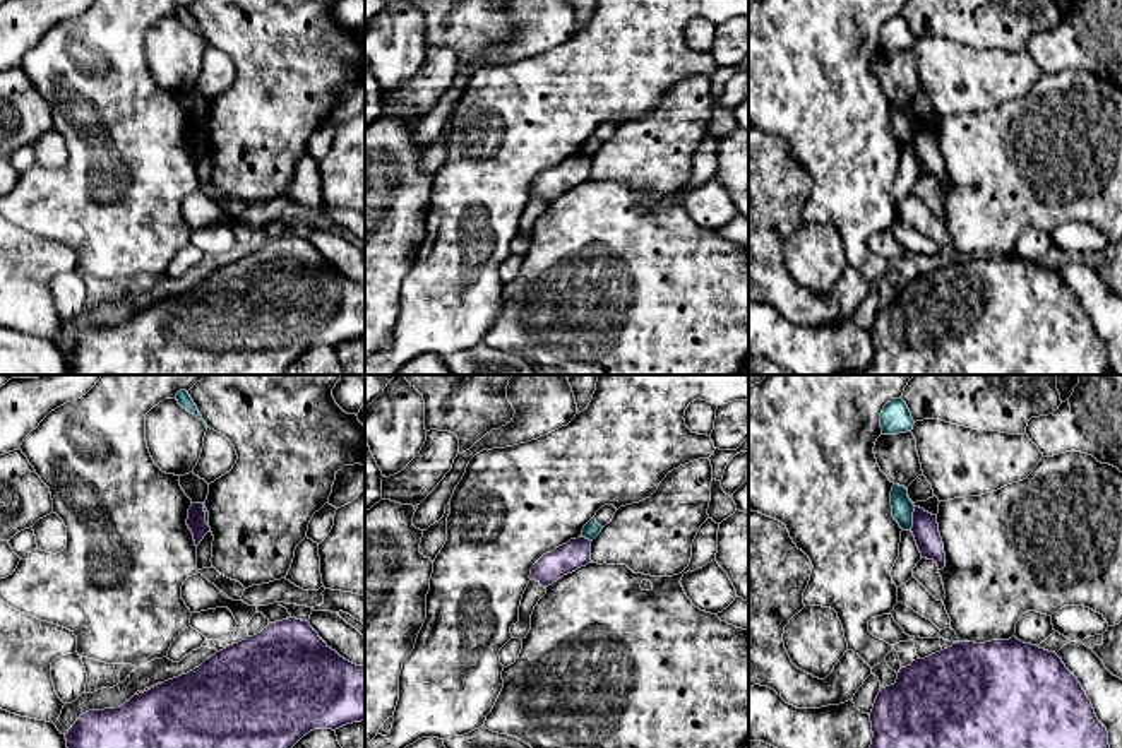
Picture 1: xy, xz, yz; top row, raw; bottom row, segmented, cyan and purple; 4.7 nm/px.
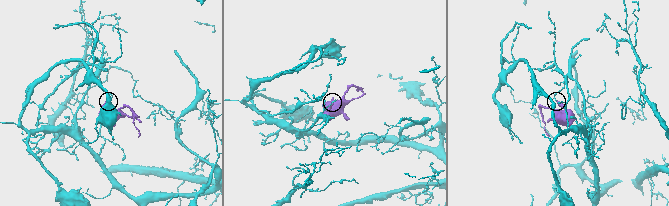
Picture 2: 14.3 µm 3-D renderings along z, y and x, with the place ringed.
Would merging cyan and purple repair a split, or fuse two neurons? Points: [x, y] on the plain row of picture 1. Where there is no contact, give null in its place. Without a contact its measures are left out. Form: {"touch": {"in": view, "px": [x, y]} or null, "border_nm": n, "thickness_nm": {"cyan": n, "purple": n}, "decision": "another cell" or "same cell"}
{"touch": {"in": "yz", "px": [912, 136]}, "border_nm": 110, "thickness_nm": {"cyan": 100, "purple": 130}, "decision": "another cell"}

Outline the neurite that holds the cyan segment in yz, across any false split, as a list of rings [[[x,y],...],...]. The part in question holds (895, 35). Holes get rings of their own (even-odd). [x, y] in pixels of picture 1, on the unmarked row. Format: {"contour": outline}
{"contour": [[[901,14],[884,22],[880,29],[882,51],[906,50],[913,46],[913,41],[911,29]]]}

